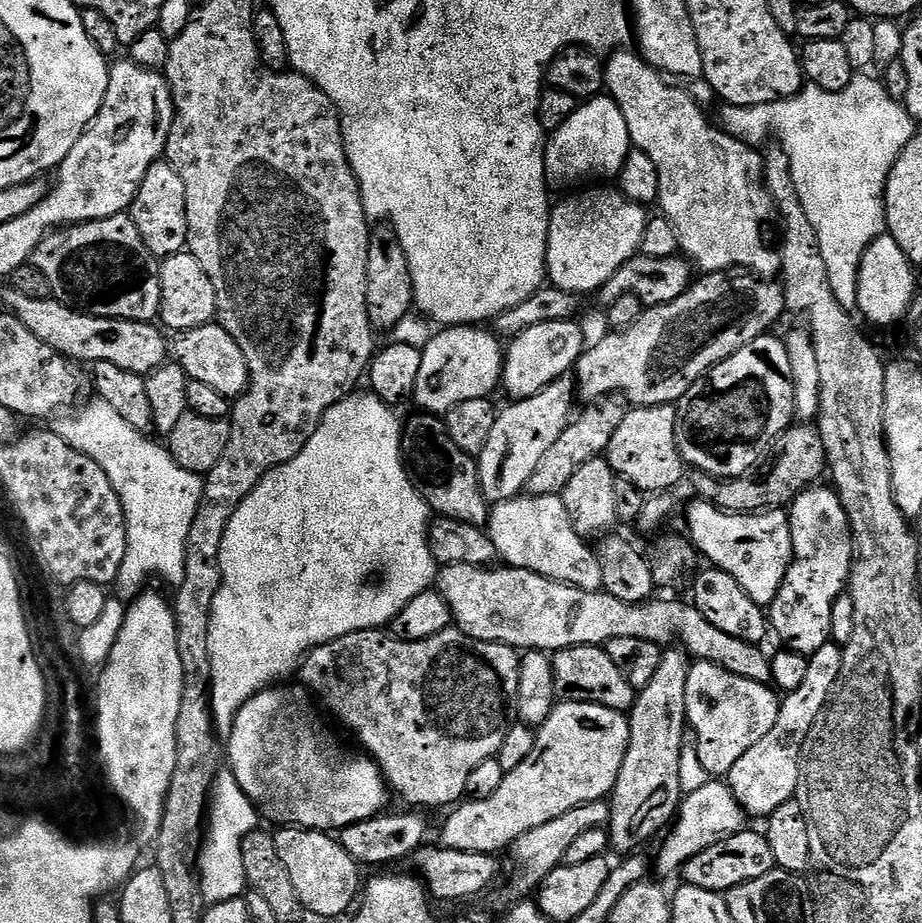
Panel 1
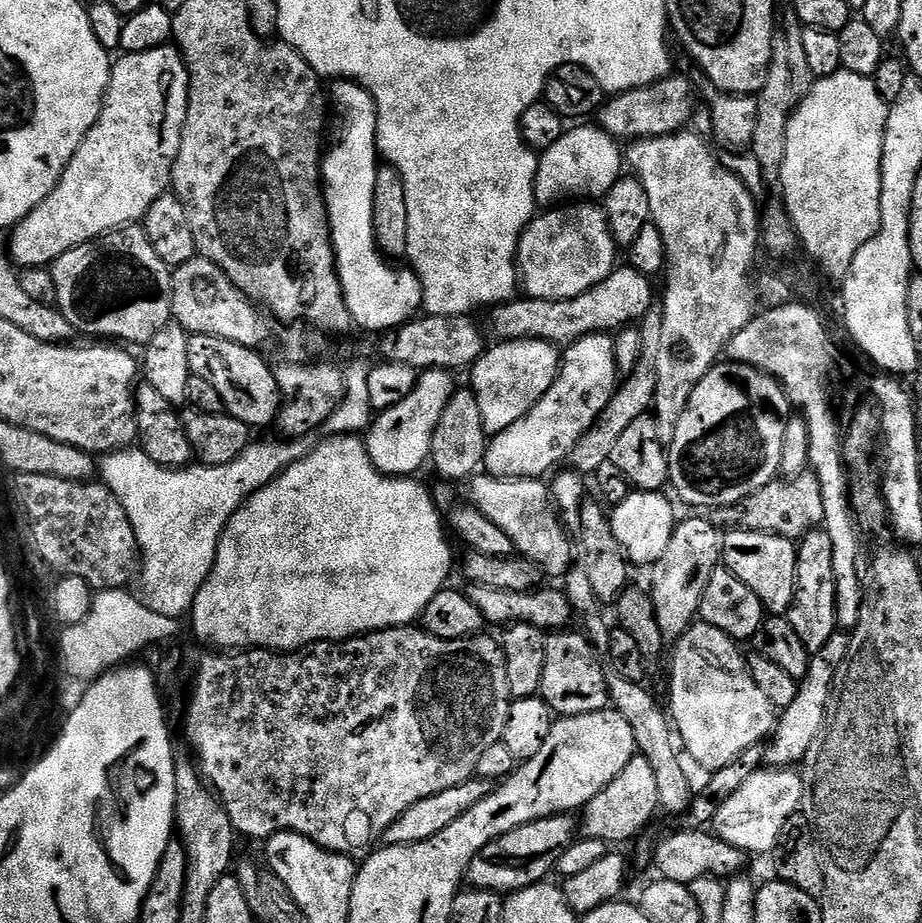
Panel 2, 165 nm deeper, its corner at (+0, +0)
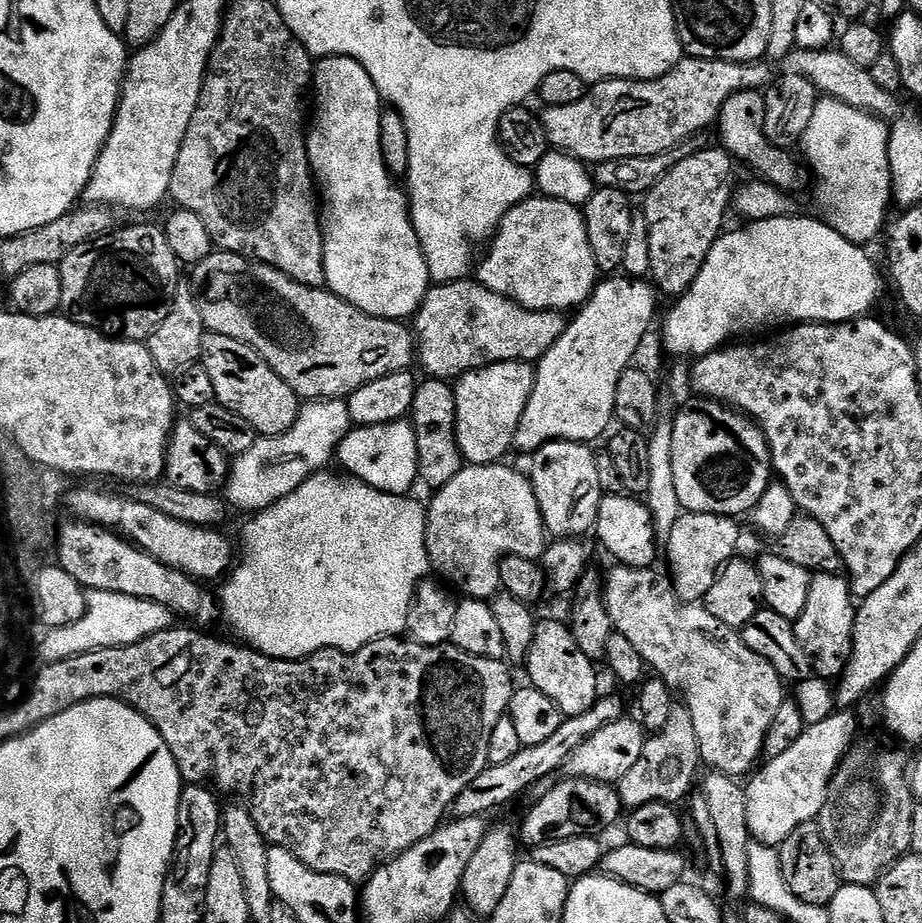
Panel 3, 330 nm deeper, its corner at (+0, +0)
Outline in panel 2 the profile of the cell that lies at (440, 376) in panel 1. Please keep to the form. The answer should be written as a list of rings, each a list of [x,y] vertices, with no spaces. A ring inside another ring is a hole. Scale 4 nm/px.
[[[443,368],[421,371],[417,375],[414,390],[410,390],[410,394],[406,394],[398,406],[383,409],[371,421],[366,432],[366,443],[370,458],[379,472],[385,476],[411,477],[423,464],[429,463],[438,418],[442,416],[442,410],[448,405],[448,399],[454,391],[452,376],[451,371]]]

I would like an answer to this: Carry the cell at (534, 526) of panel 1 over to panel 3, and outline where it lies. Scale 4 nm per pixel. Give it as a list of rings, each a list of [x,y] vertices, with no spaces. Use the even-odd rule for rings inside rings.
[[[501,462],[499,464],[468,464],[461,467],[458,474],[454,474],[454,478],[450,478],[450,482],[446,482],[446,486],[442,486],[435,493],[436,496],[432,500],[432,505],[427,505],[426,511],[428,514],[428,525],[426,526],[426,550],[428,551],[428,563],[433,569],[436,568],[449,580],[451,587],[457,593],[463,594],[470,600],[486,600],[491,601],[492,597],[498,591],[498,576],[494,569],[497,567],[498,561],[506,556],[517,556],[518,558],[526,558],[527,560],[539,561],[543,557],[546,547],[546,529],[544,527],[544,519],[542,518],[542,510],[538,506],[538,498],[532,489],[532,481],[527,475],[524,476],[520,472],[515,472],[512,468],[507,468],[507,463]]]

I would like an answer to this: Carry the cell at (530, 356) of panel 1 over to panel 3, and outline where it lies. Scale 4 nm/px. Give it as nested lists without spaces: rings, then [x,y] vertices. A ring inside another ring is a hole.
[[[522,360],[498,362],[485,368],[459,377],[455,381],[456,394],[456,441],[461,457],[468,464],[499,464],[505,459],[504,455],[514,448],[516,427],[526,410],[526,402],[536,385],[536,370],[531,363]]]

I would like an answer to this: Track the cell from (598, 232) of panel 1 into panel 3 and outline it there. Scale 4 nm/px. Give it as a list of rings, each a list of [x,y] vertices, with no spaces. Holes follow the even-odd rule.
[[[539,194],[523,200],[506,214],[506,218],[502,218],[496,235],[492,237],[487,248],[484,261],[481,264],[479,261],[478,264],[480,284],[506,298],[517,300],[523,308],[551,312],[569,310],[572,307],[575,309],[583,305],[596,289],[598,269],[594,262],[594,250],[590,250],[590,240],[586,238],[584,214],[577,205],[570,202],[558,202],[554,198]]]

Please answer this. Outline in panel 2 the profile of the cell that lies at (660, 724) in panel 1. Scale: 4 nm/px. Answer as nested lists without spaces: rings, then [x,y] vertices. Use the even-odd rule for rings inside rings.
[[[681,519],[673,530],[673,537],[667,543],[666,550],[651,565],[652,588],[650,595],[654,614],[658,618],[660,633],[665,641],[675,642],[680,636],[697,623],[702,594],[706,590],[706,582],[710,582],[710,574],[722,564],[722,532],[711,519]]]

